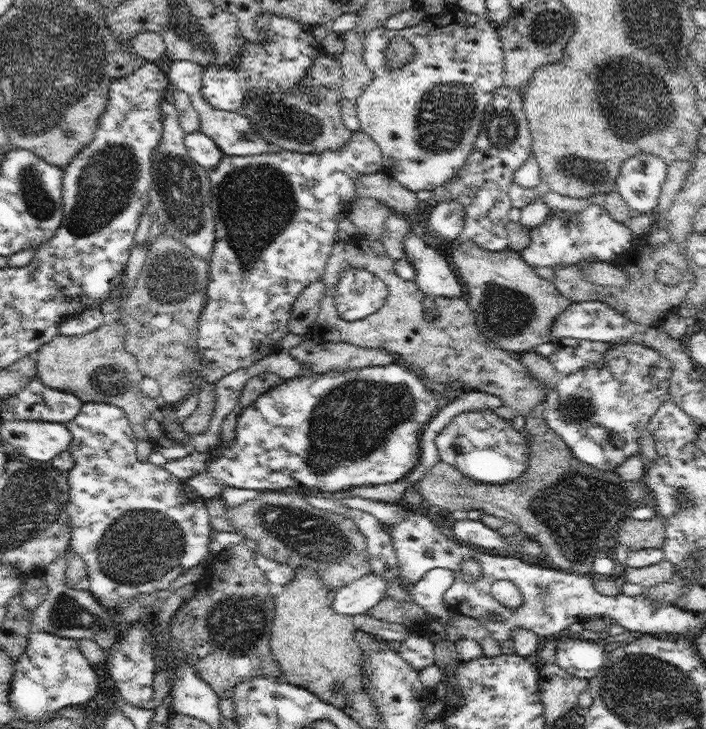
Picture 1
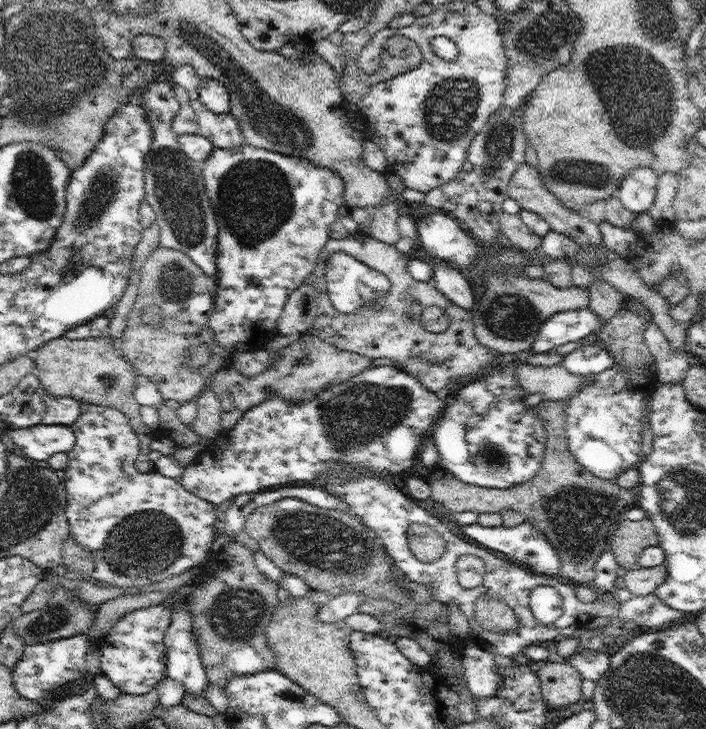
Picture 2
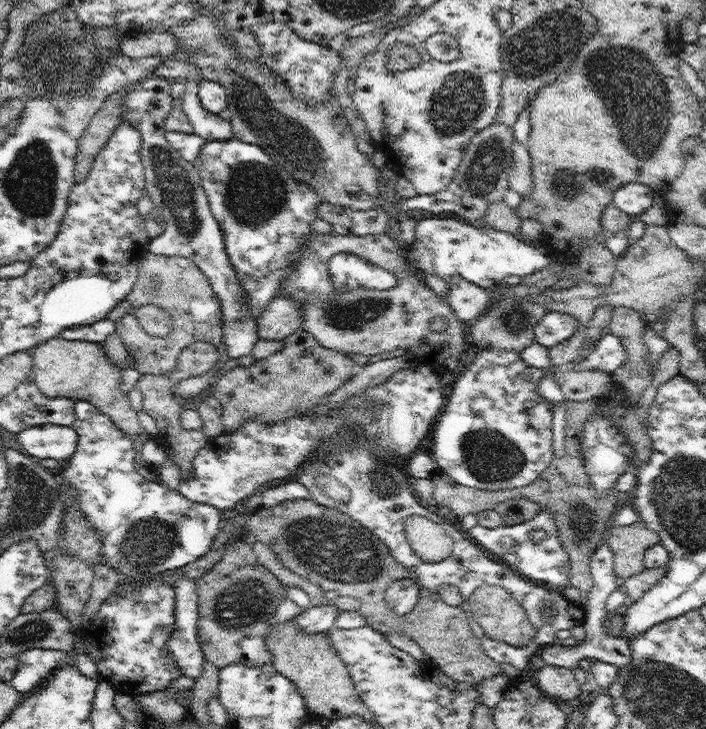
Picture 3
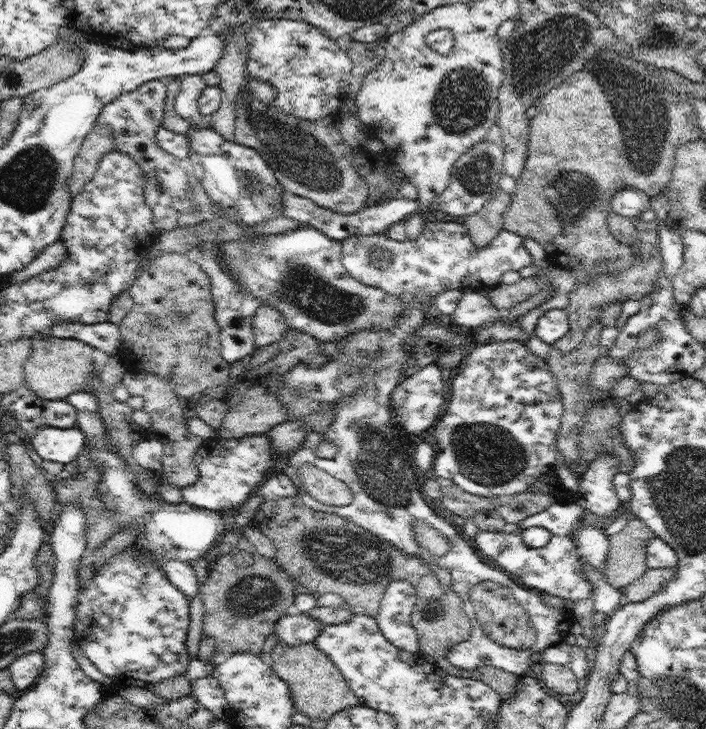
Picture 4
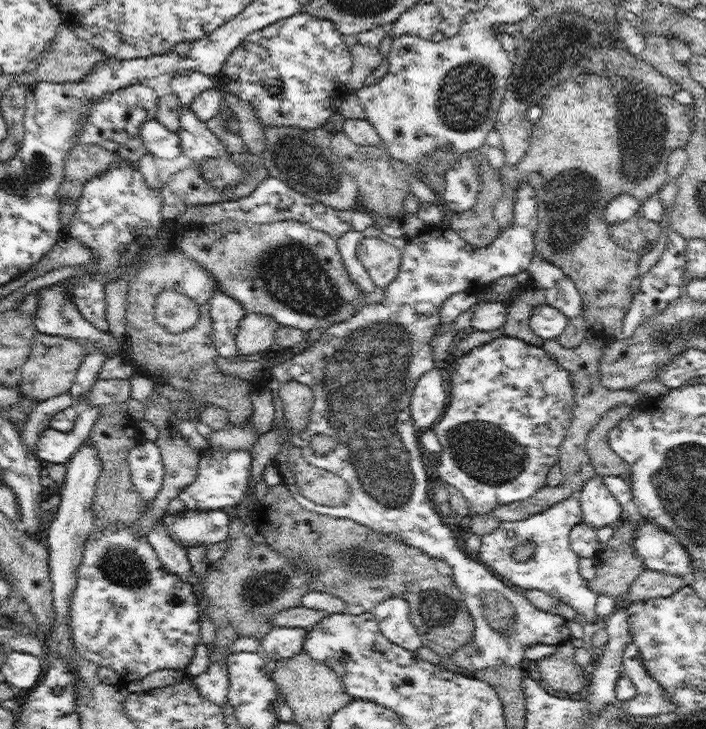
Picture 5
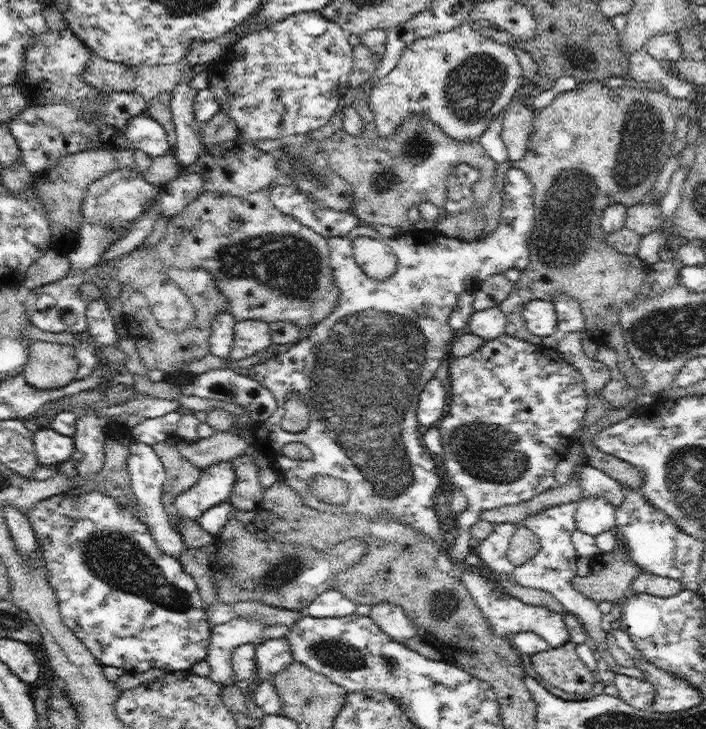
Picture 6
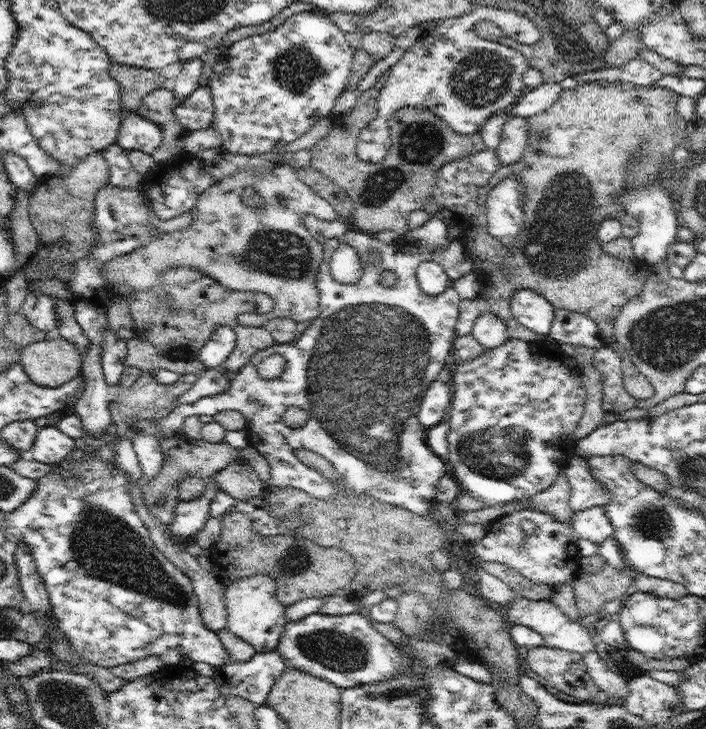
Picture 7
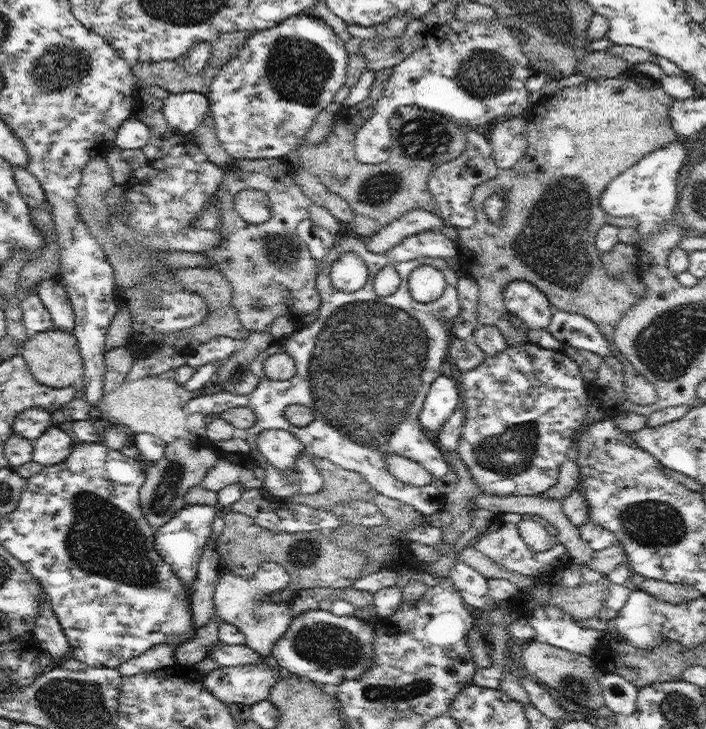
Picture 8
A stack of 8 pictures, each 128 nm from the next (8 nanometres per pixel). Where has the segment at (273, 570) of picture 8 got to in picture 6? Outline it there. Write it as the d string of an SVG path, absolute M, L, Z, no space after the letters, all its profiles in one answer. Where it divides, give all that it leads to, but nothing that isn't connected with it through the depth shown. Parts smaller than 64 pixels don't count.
M236 619L222 624L211 625L211 640L206 661L210 664L208 678L225 687L233 684L231 656L242 644L259 645L264 624L262 620Z

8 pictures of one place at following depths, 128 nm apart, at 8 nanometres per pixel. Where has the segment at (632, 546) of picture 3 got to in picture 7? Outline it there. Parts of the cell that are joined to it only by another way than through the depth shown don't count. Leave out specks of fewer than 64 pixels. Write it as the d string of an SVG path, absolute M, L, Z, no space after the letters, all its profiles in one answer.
M607 562L594 574L579 572L573 591L581 617L601 615L601 609L606 603L626 598L628 587L635 576L636 572L629 565L625 564L623 570L616 570Z

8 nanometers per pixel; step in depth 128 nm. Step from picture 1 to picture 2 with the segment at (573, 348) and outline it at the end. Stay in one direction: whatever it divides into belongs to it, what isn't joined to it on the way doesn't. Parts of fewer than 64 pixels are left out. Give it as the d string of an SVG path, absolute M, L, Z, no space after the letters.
M595 341L580 345L574 351L562 357L561 366L571 374L586 377L600 374L614 366L615 360L610 356L604 342Z

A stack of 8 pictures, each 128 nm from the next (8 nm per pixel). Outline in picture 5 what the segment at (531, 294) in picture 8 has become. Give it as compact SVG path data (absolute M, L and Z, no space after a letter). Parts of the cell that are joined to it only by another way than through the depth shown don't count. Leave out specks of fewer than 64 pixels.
M546 303L534 308L529 320L531 332L543 340L559 338L567 324L568 317L558 308Z

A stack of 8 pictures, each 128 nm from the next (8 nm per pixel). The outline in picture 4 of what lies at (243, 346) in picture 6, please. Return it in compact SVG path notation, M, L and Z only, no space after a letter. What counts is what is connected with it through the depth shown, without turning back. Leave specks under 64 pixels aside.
M262 303L258 307L258 310L254 312L252 322L257 347L278 344L284 336L284 330L288 330L284 315L270 303Z

